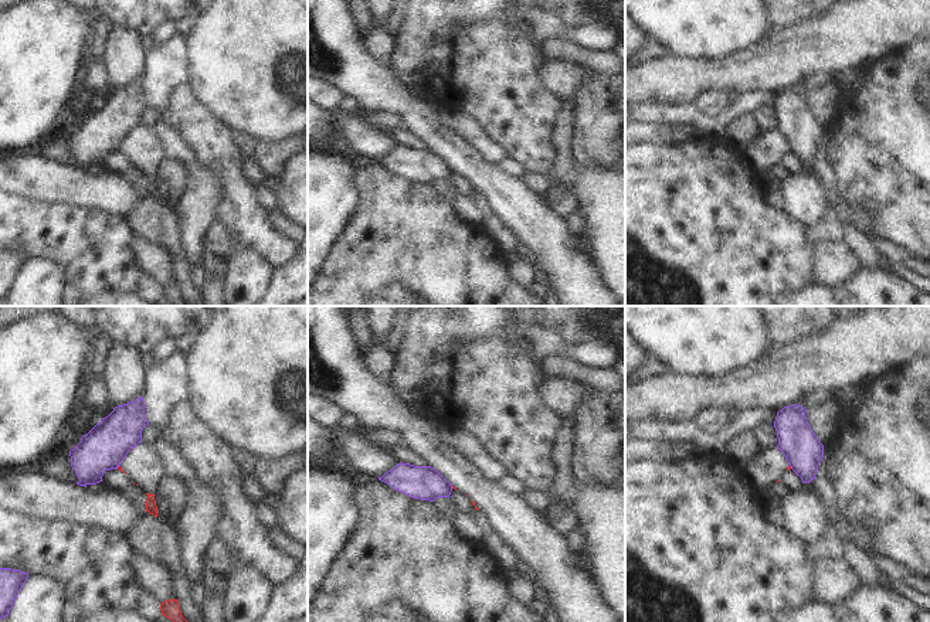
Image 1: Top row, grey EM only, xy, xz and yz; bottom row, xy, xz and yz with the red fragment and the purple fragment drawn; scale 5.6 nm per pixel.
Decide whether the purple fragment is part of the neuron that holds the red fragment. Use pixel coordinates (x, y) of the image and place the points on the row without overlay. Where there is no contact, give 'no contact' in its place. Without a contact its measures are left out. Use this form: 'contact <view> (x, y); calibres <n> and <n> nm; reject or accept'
contact xy (118, 149); calibres 20 and 240 nm; reject

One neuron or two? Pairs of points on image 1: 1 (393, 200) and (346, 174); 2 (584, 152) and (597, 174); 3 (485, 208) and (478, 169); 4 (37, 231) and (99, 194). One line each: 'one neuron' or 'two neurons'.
1: two neurons
2: two neurons
3: two neurons
4: two neurons

